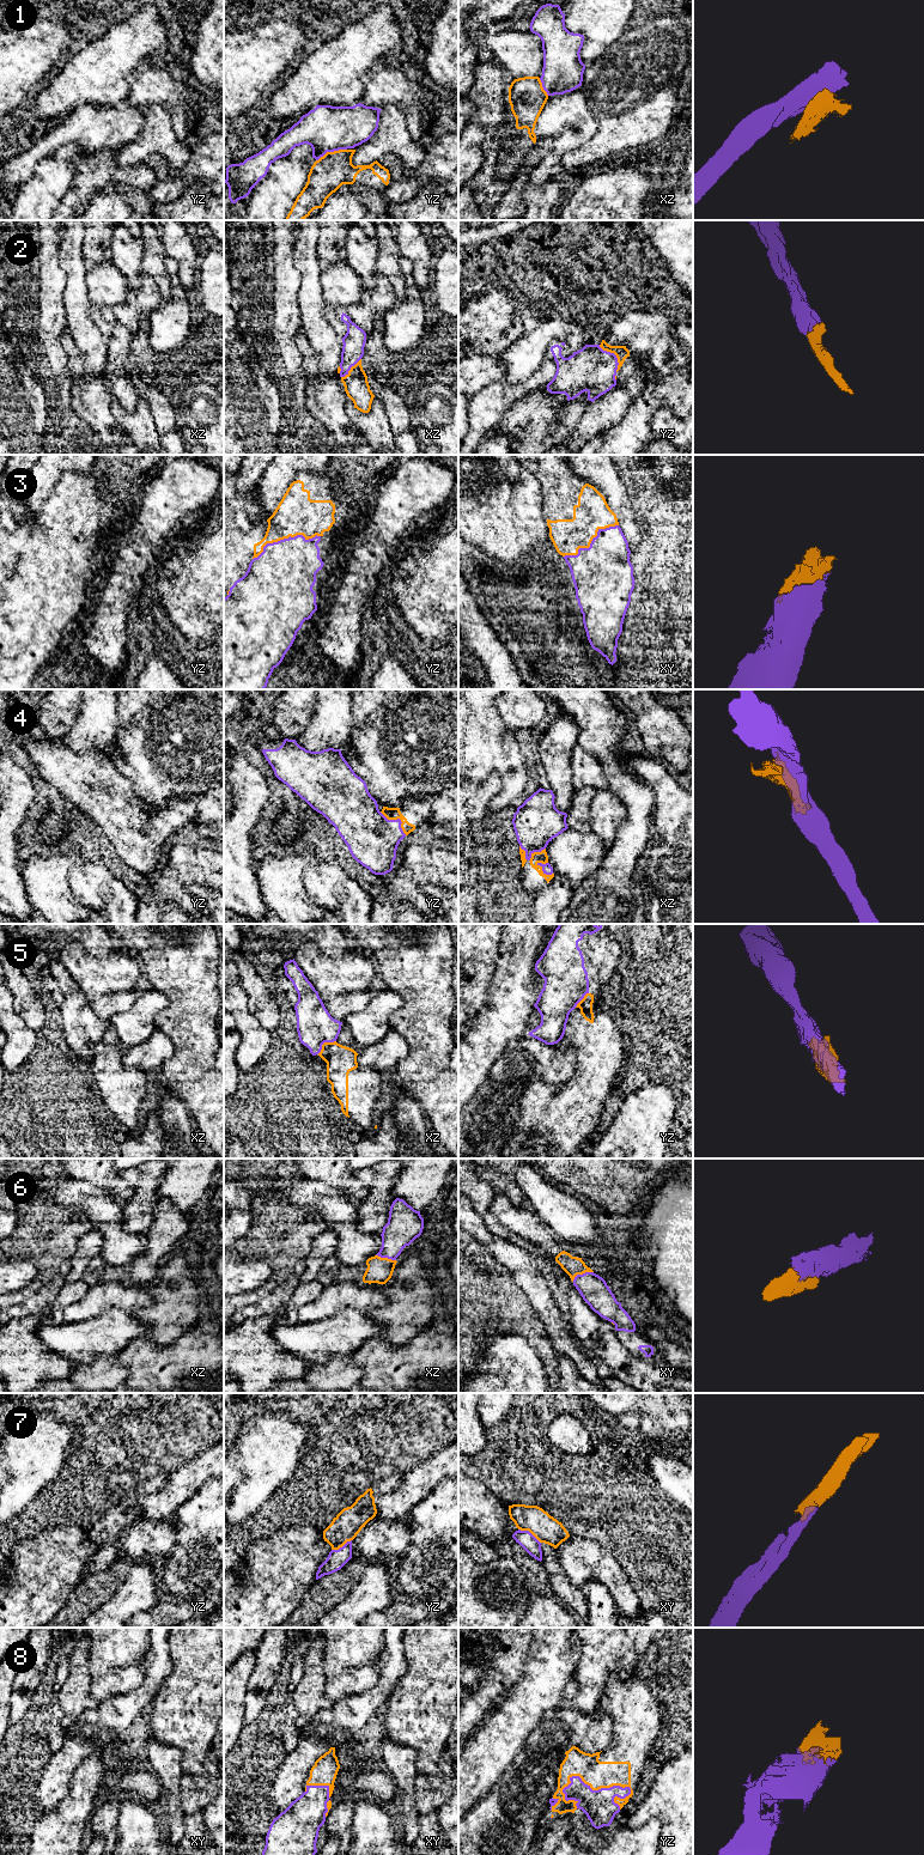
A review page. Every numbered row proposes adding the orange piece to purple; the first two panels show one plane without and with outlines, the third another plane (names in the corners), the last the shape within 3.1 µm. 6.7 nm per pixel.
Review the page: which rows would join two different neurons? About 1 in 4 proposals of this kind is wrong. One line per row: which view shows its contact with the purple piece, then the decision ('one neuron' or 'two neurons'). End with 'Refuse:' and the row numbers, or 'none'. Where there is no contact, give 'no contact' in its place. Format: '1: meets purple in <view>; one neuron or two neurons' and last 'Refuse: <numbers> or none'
1: meets purple in yz; one neuron
2: meets purple in yz; one neuron
3: meets purple in yz; one neuron
4: meets purple in yz; one neuron
5: meets purple in xz; two neurons
6: meets purple in xy; one neuron
7: meets purple in xy; one neuron
8: meets purple in yz; one neuron
Refuse: 5

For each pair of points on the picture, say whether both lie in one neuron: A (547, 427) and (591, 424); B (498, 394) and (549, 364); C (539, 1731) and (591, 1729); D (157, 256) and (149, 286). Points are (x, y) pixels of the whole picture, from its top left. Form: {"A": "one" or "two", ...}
{"A": "two", "B": "one", "C": "one", "D": "two"}

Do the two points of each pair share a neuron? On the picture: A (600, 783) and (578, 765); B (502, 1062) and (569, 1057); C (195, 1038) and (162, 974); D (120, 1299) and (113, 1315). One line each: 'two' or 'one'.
A: one
B: one
C: one
D: two

